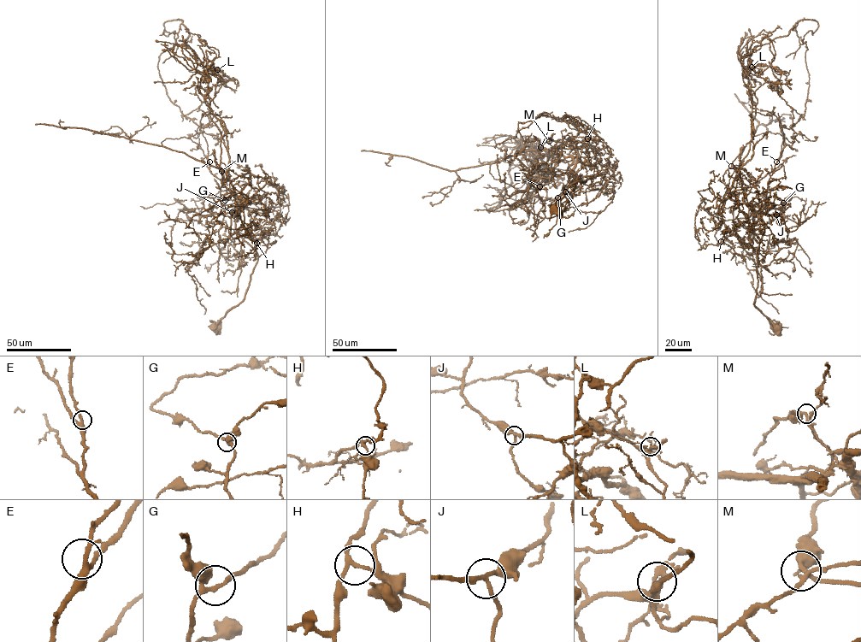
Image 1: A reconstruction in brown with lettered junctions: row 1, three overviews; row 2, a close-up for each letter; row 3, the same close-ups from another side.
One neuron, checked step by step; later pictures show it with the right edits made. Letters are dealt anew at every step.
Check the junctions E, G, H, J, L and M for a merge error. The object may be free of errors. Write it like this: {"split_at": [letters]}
{"split_at": ["L"]}

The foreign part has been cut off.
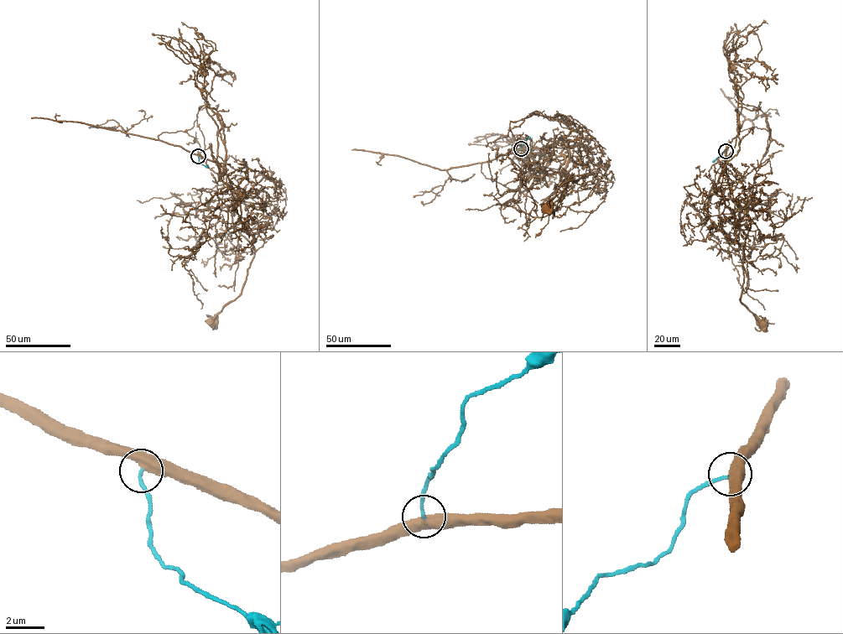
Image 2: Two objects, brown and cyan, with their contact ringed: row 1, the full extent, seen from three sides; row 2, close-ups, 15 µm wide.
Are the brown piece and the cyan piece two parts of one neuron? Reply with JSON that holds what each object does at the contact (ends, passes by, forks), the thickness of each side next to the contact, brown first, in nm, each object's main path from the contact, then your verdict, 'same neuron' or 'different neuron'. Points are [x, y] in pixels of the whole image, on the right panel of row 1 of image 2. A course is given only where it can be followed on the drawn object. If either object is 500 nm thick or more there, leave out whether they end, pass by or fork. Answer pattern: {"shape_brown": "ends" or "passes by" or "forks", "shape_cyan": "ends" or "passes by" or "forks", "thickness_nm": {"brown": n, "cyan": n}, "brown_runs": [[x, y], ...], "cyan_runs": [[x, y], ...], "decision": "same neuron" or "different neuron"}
{"thickness_nm": {"brown": 500, "cyan": 160}, "brown_runs": [[725, 150], [729, 194], [749, 220], [750, 226], [744, 244], [744, 279], [741, 301], [766, 324]], "cyan_runs": [[725, 151], [713, 162]], "decision": "same neuron"}

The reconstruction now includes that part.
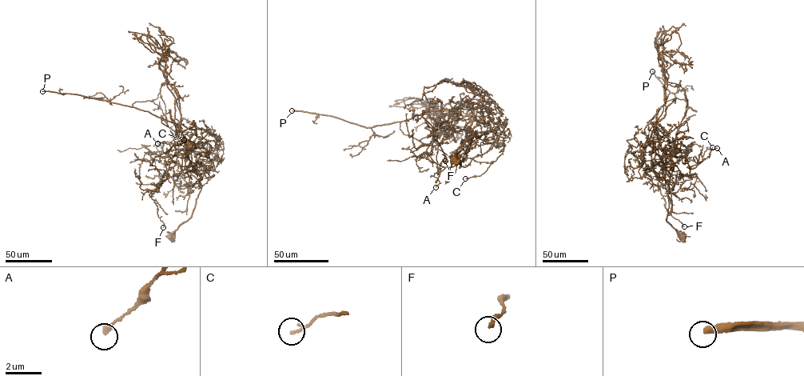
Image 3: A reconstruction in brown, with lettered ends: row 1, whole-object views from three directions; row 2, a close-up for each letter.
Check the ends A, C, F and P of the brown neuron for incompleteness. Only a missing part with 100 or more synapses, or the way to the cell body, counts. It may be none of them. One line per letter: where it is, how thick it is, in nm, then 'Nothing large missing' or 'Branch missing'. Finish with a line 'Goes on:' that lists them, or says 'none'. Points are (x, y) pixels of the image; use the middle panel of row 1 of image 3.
A: Place: (435, 187). Thickness 360 nm. Nothing large missing
C: Place: (465, 178). Thickness 160 nm. Nothing large missing
F: Place: (445, 161). Thickness 240 nm. Nothing large missing
P: Place: (292, 110). Thickness 380 nm. Branch missing
Goes on: P

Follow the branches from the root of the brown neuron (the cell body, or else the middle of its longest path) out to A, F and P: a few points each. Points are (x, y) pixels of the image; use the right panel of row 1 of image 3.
A: (684, 237), (666, 221), (668, 183), (674, 167), (669, 154), (682, 152), (700, 163), (707, 149), (717, 148)
F: (684, 237), (666, 221), (674, 164), (654, 148), (651, 162), (665, 207), (684, 226)
P: (684, 237), (666, 221), (668, 183), (674, 164), (658, 146), (656, 115), (670, 91), (652, 71)

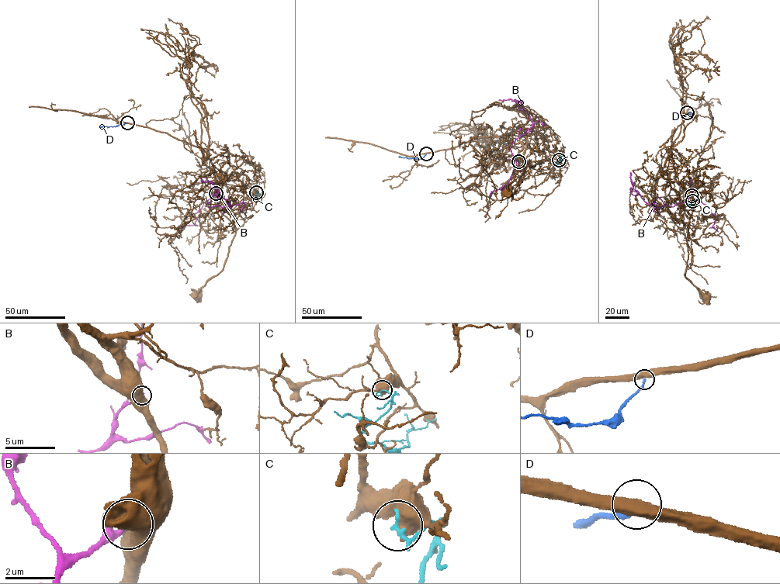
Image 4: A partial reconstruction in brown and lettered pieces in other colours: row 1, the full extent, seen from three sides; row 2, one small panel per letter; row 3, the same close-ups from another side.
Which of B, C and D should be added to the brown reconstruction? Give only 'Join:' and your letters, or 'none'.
Join: none

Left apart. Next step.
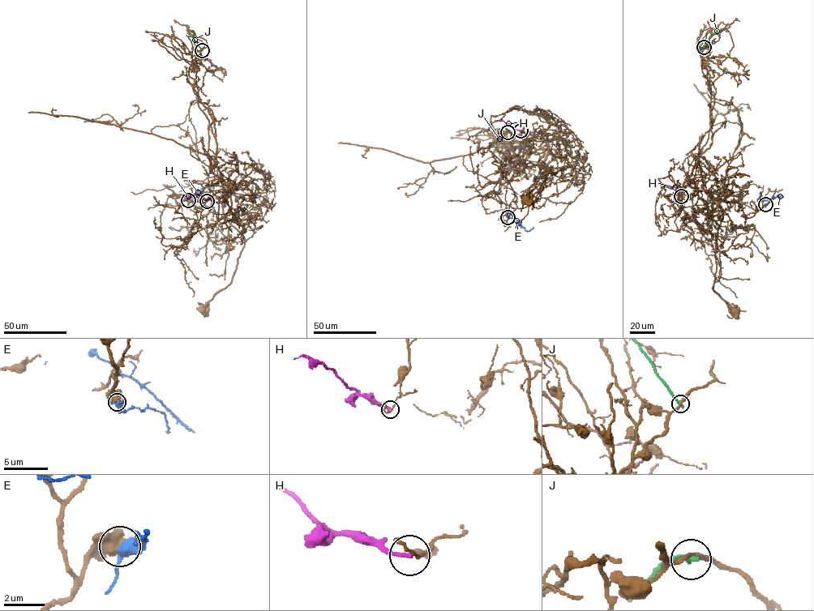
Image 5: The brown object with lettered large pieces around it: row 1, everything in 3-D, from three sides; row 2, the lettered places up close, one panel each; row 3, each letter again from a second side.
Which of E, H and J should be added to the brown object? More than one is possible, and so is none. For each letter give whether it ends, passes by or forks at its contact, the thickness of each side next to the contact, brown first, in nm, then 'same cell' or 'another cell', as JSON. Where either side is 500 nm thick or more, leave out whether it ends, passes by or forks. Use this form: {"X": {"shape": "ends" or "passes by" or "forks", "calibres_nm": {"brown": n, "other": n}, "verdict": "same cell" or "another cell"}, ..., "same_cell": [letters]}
{"E": {"calibres_nm": {"brown": 900, "other": 360}, "verdict": "another cell"}, "H": {"shape": "ends", "calibres_nm": {"brown": 110, "other": 220}, "verdict": "another cell"}, "J": {"shape": "ends", "calibres_nm": {"brown": 220, "other": 280}, "verdict": "another cell"}, "same_cell": []}

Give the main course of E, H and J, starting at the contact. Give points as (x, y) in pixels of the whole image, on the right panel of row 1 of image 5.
E: (766, 204), (773, 198), (763, 200), (760, 194)
H: (682, 196), (674, 185), (670, 186)
J: (704, 47), (717, 30)

